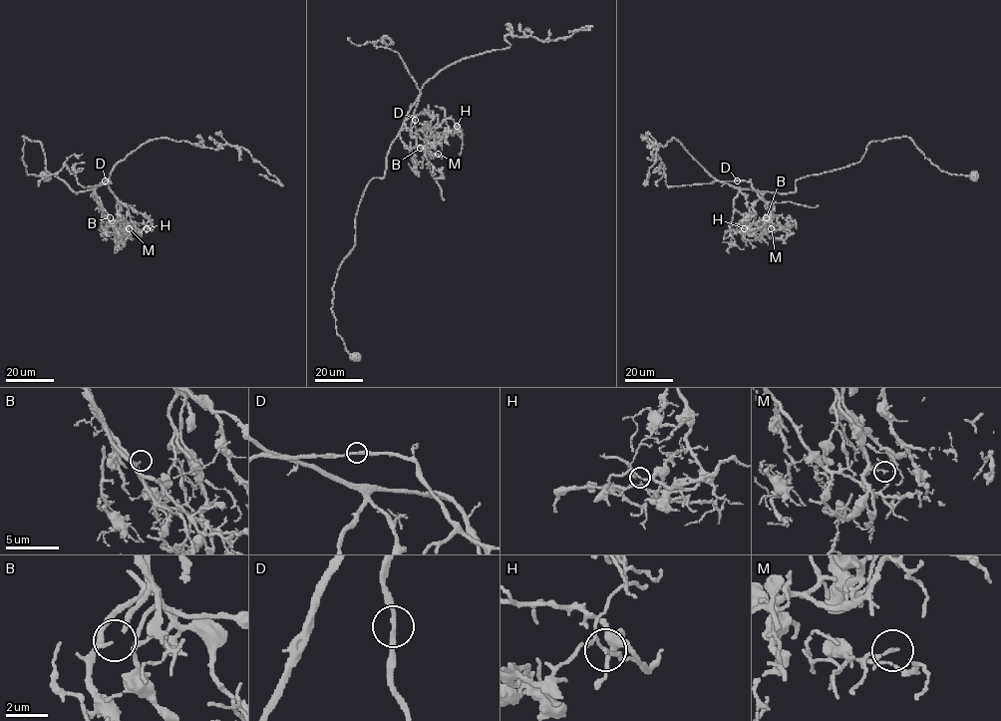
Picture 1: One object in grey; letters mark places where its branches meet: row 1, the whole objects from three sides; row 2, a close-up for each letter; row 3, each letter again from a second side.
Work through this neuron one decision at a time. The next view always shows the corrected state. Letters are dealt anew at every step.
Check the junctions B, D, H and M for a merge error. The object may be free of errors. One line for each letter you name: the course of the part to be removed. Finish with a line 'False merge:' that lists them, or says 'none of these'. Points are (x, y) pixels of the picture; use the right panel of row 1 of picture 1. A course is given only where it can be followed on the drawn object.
H: Course of the part to remove: (744, 228), (754, 221), (753, 207), (760, 197), (750, 181), (669, 187), (661, 164), (662, 176), (656, 185)
False merge: H

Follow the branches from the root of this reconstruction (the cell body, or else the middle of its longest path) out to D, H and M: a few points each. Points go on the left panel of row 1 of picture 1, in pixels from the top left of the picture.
D: (46, 176), (27, 174), (24, 137), (40, 142), (46, 170), (74, 192), (94, 189), (105, 180)
H: (46, 176), (27, 174), (24, 137), (40, 142), (46, 170), (72, 190), (94, 189), (124, 233), (147, 228)
M: (46, 176), (27, 174), (24, 137), (40, 142), (51, 175), (94, 192), (113, 229), (118, 216), (129, 228)

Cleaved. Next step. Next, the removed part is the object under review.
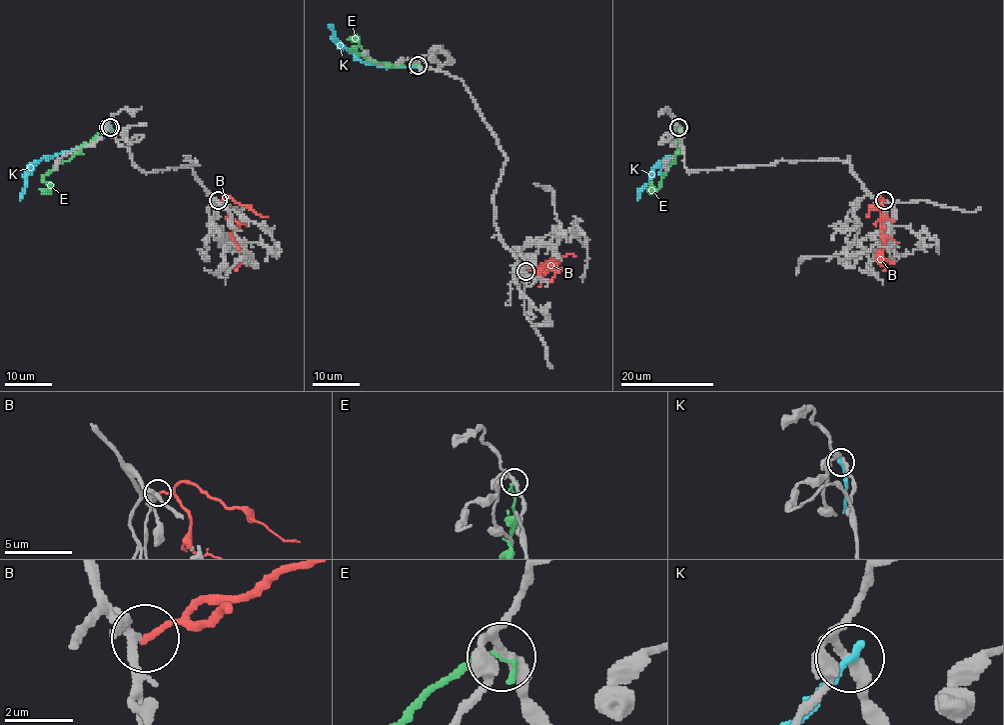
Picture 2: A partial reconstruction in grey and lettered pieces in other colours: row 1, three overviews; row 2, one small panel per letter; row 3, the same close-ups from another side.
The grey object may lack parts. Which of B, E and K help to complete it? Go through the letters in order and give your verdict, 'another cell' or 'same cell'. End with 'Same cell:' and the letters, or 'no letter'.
B: same cell
E: another cell
K: another cell
Same cell: B

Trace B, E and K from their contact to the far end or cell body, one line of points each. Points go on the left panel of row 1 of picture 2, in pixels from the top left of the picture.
B: (218, 200), (228, 208), (230, 221), (234, 226), (233, 238), (242, 252), (242, 261), (235, 267), (238, 271)
E: (108, 127), (42, 177), (50, 186), (47, 190), (39, 188)
K: (109, 127), (94, 141), (42, 158), (28, 170), (21, 200)

